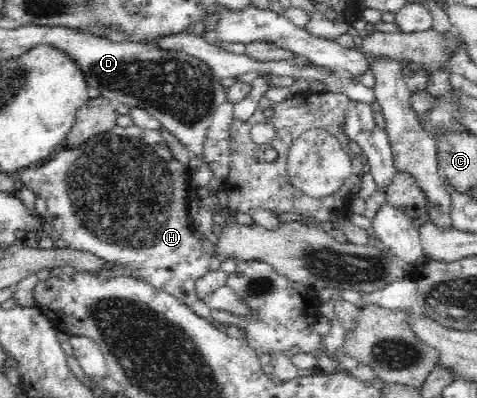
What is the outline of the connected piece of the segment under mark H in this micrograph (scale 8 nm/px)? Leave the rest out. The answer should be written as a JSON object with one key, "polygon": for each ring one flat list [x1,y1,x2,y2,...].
{"polygon":[[132,124,128,127,115,126,109,131,98,133,97,135,88,137,85,141,82,141,76,146,67,146,64,144,61,147,61,151,57,150,57,153,51,157,51,159,45,159,39,164,21,168,16,176,21,179,23,185,29,189,33,189,37,196,44,198,47,204,46,219,53,229,60,233,60,238,67,243,67,247,85,250,91,252,109,262,117,262,119,267,117,269,101,269,97,271,97,274,101,278,108,278,109,276,133,276,149,282,154,289,166,291,173,297,180,299,190,307,199,300,198,291,196,290,196,281,199,276,202,276,206,271,219,268,222,263,222,259,217,256,211,256,203,250,202,242,193,236,193,226,189,220,189,188,193,185,191,173,189,169,183,163,179,162,173,155,171,149,166,143,166,140,161,136,161,132,152,129,145,129,138,125]]}

